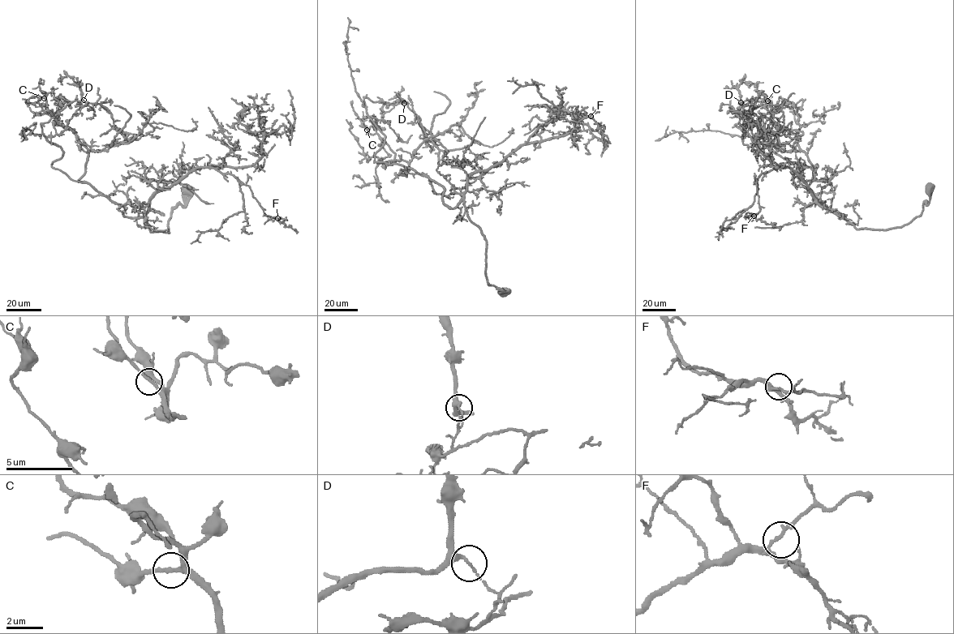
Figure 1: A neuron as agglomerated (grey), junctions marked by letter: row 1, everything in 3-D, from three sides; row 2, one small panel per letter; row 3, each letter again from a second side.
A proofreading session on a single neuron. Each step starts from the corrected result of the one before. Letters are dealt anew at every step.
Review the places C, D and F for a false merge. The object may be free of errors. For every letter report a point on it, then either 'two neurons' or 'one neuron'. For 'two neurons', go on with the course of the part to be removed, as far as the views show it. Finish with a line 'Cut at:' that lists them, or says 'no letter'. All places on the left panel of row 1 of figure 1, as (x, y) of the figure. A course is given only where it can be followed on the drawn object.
C: place (44, 98); one neuron
D: place (83, 100); two neurons; course (83, 100), (86, 105), (105, 106), (113, 127), (127, 140), (111, 146), (131, 116), (113, 105)
F: place (277, 218); one neuron
Cut at: D

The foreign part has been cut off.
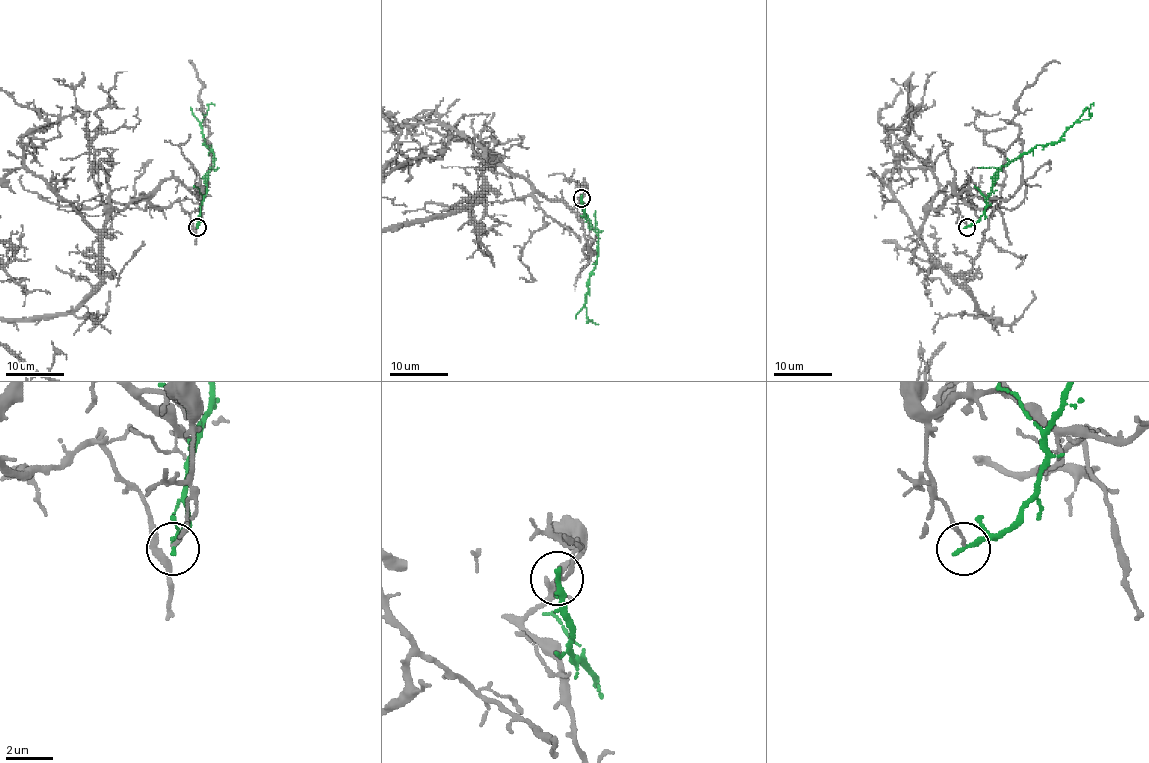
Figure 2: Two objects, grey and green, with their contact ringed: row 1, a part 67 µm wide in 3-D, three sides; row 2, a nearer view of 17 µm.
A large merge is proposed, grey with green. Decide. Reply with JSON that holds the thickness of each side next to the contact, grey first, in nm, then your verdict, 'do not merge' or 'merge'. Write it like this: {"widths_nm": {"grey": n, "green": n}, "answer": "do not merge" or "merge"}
{"widths_nm": {"grey": 120, "green": 240}, "answer": "do not merge"}

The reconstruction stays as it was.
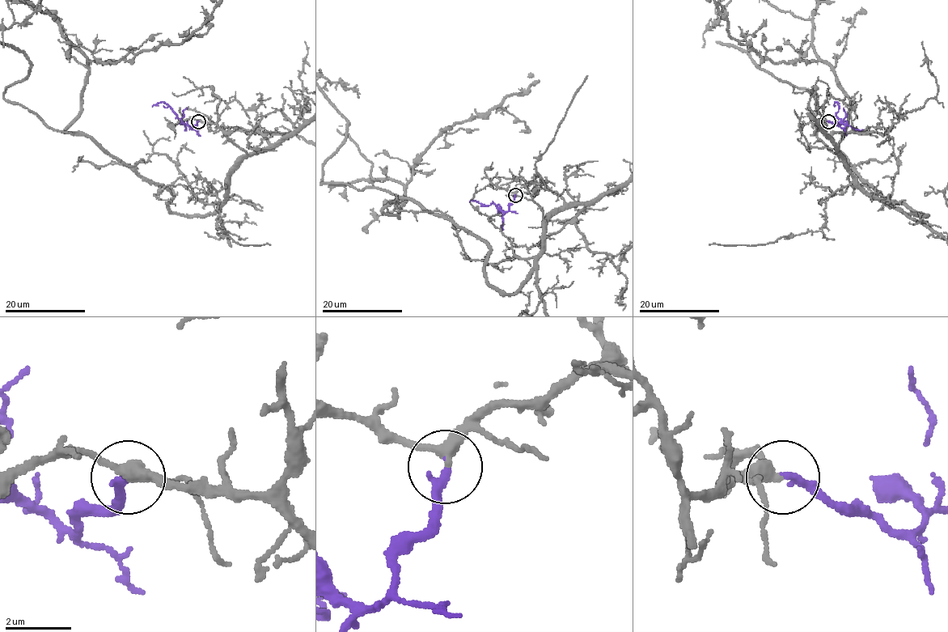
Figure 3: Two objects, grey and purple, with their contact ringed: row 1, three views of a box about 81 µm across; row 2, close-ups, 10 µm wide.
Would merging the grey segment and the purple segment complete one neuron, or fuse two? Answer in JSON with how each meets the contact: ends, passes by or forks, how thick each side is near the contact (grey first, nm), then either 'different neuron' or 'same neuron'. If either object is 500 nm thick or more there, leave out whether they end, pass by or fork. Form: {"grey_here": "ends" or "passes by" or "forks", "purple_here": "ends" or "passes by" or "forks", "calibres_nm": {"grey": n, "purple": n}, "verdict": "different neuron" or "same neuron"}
{"grey_here": "passes by", "purple_here": "ends", "calibres_nm": {"grey": 320, "purple": 260}, "verdict": "same neuron"}

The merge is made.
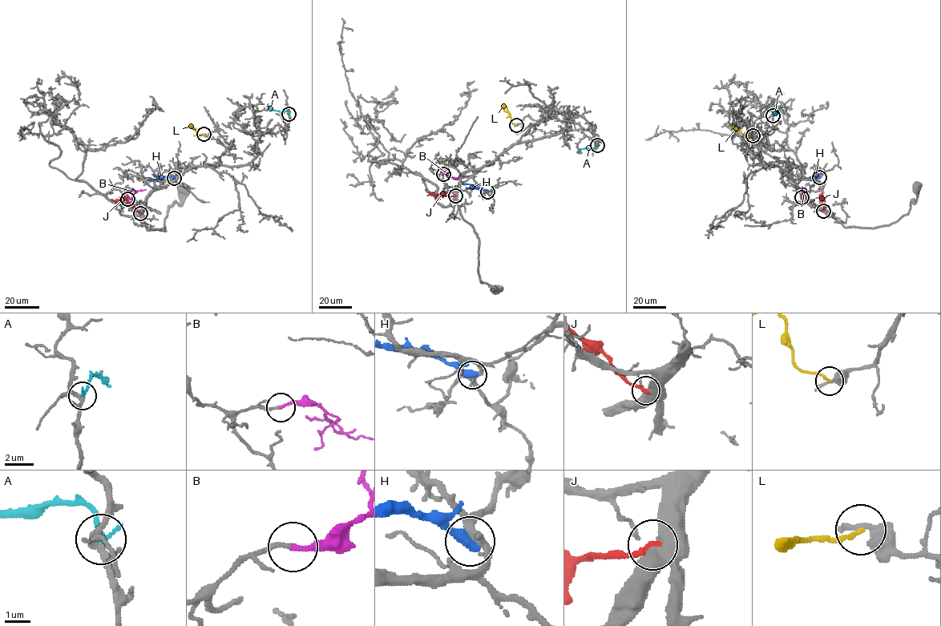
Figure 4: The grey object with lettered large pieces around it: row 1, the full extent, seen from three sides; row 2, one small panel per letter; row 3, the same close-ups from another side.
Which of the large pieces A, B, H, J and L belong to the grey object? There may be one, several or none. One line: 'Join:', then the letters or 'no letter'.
Join: A, B

